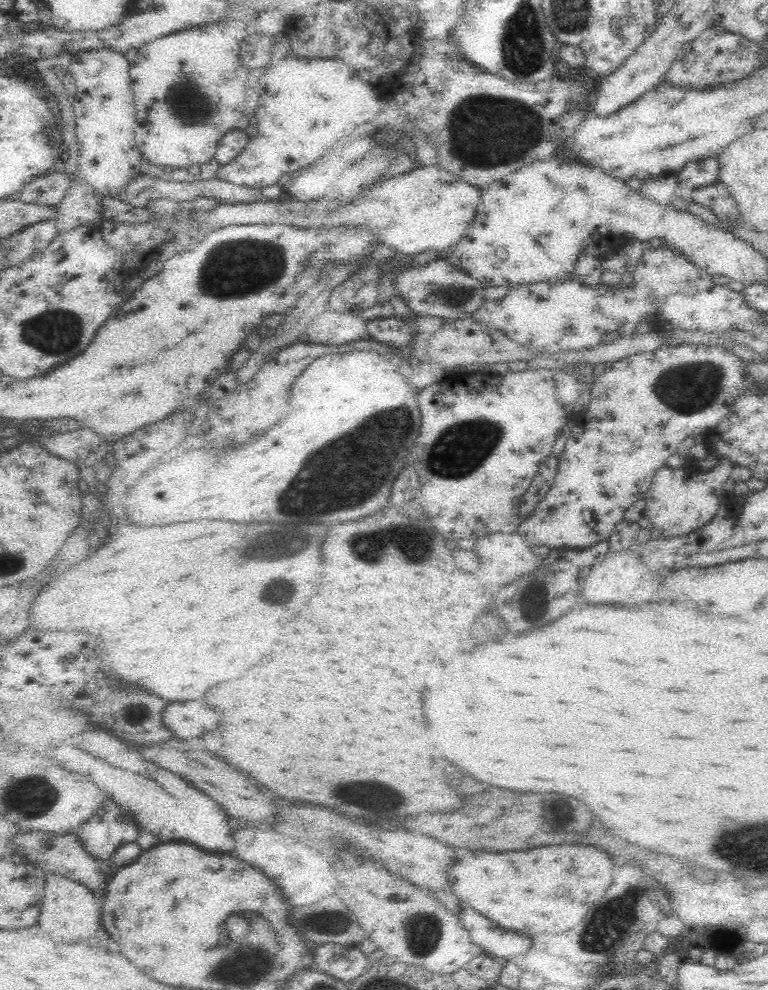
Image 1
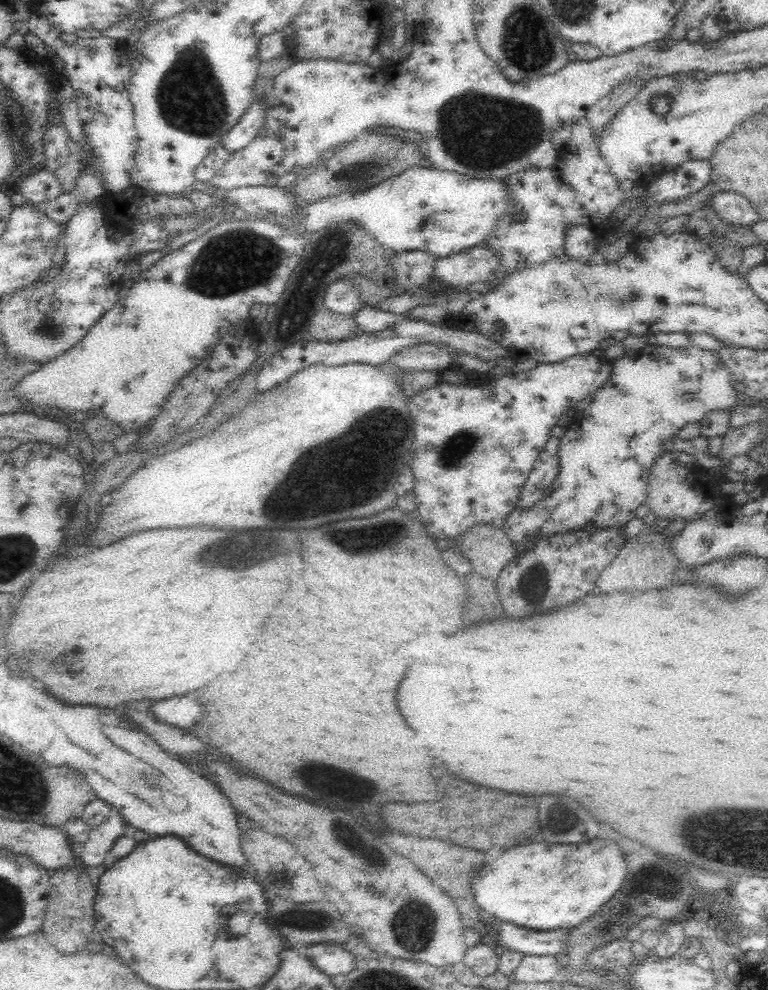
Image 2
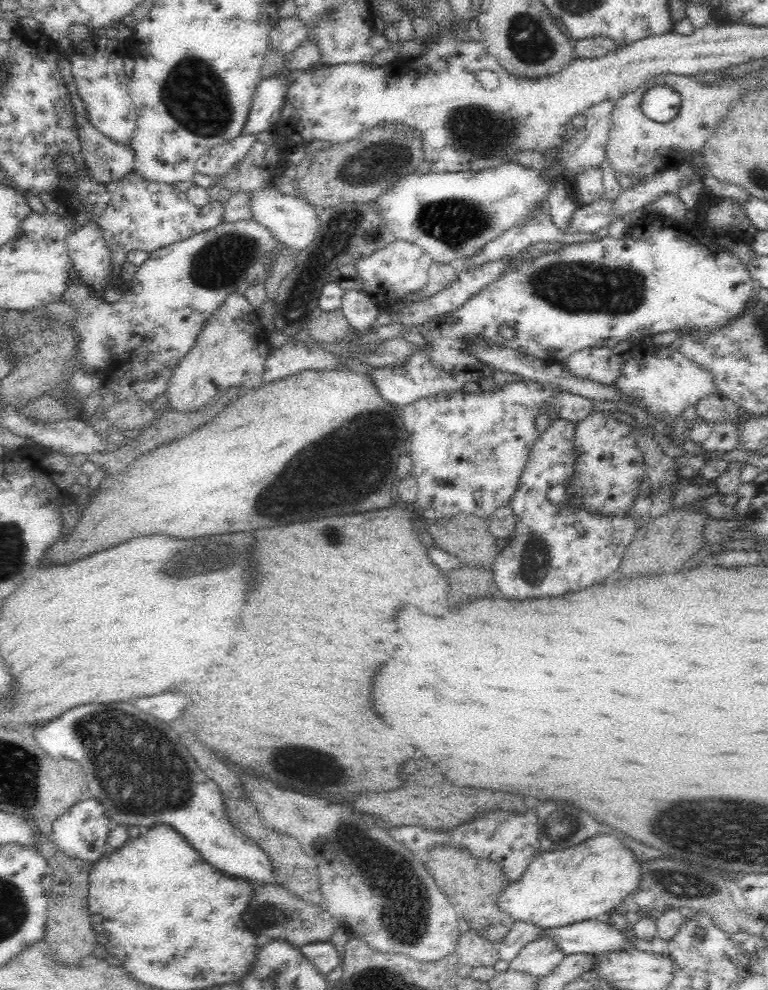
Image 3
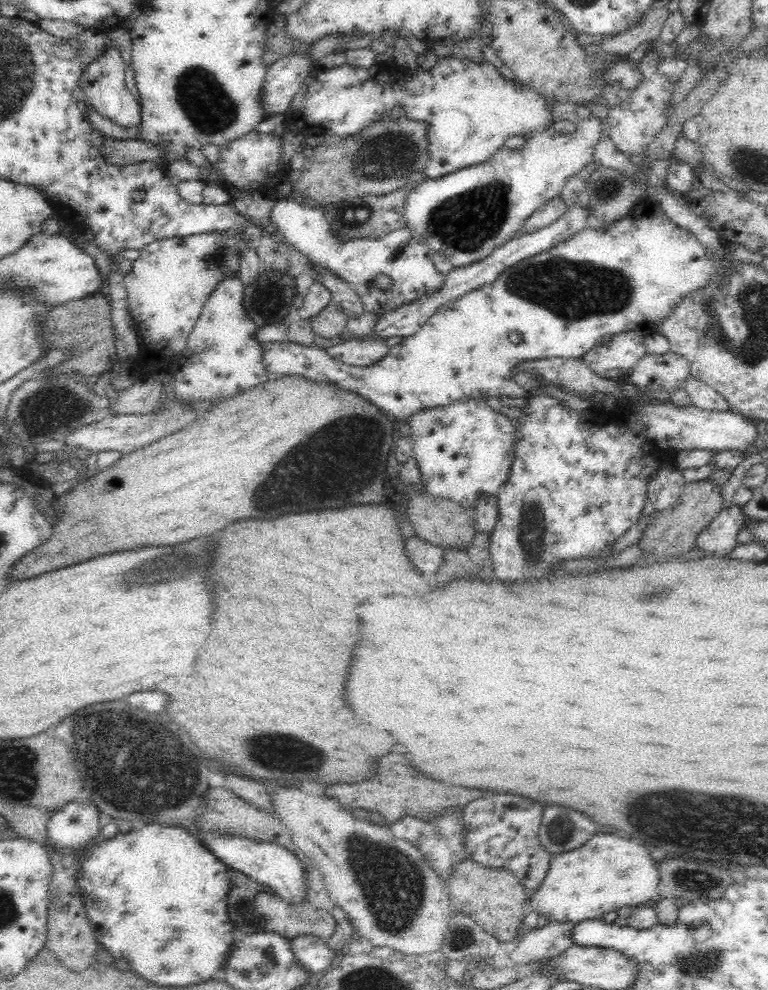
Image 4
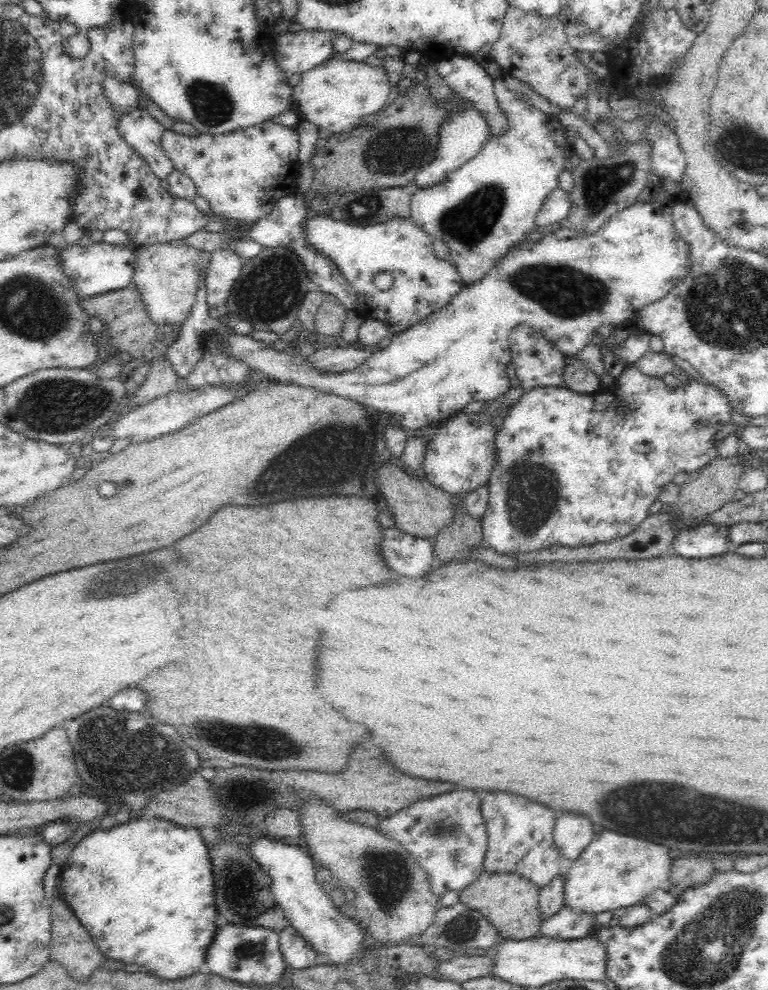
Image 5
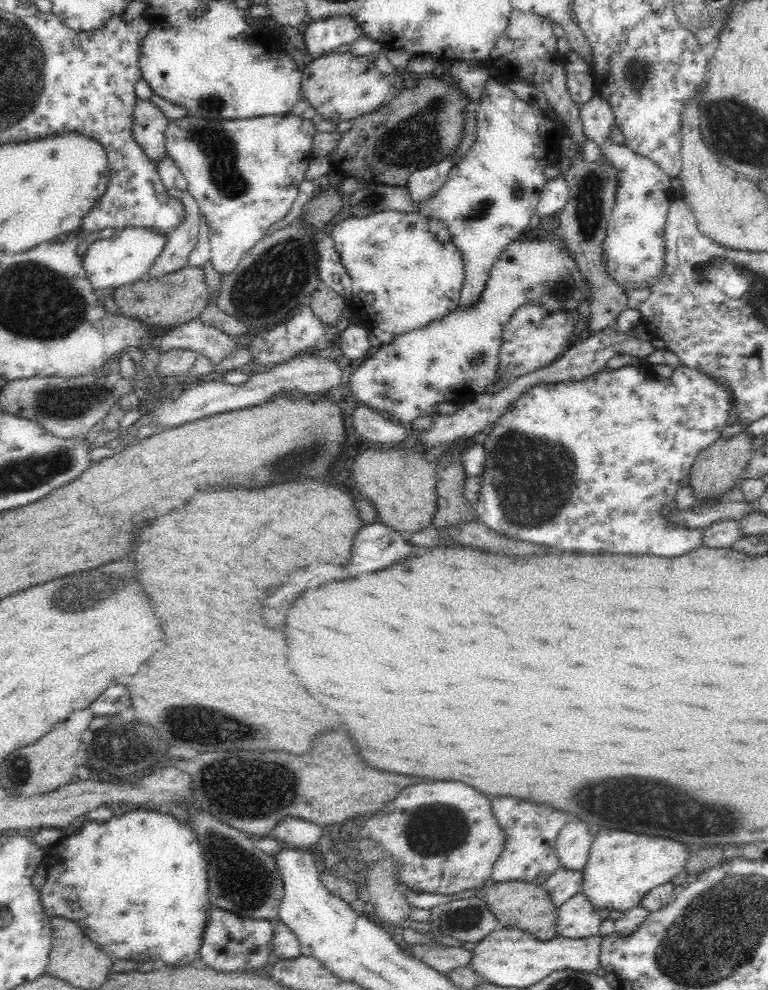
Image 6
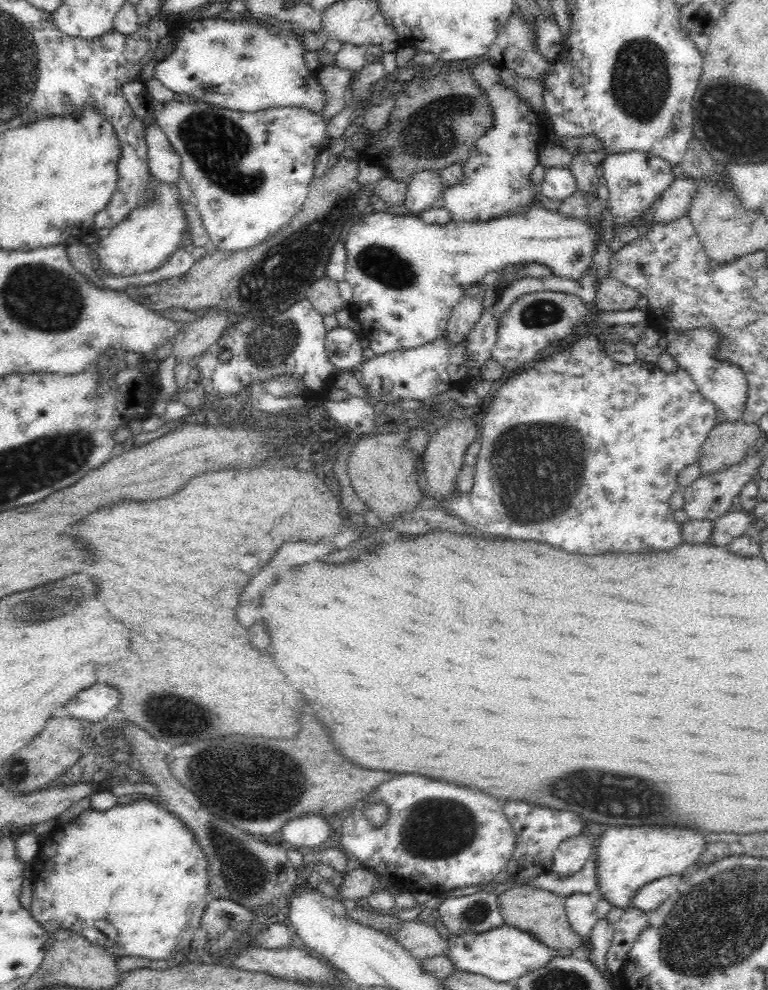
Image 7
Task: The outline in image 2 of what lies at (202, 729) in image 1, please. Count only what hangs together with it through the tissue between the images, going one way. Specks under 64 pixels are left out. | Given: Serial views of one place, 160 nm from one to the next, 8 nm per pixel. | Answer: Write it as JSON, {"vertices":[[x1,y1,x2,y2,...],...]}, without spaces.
{"vertices":[[186,696,156,702,152,712,158,716,160,722,172,724,178,728,190,728,206,714,206,710,196,700,190,700]]}

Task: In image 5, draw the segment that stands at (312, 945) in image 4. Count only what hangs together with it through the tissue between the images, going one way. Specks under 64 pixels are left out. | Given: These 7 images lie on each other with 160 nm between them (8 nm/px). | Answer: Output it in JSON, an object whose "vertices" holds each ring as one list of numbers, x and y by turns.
{"vertices":[[292,925,279,932,279,943,285,961,292,970,312,968,322,961,320,954]]}

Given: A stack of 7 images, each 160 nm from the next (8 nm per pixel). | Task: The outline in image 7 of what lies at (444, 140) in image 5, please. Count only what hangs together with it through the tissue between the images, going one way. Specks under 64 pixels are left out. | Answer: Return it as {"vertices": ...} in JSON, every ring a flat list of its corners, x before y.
{"vertices":[[416,172,407,184,405,206,412,214,421,214,426,209,432,208,433,202,438,199,443,190,440,172]]}

